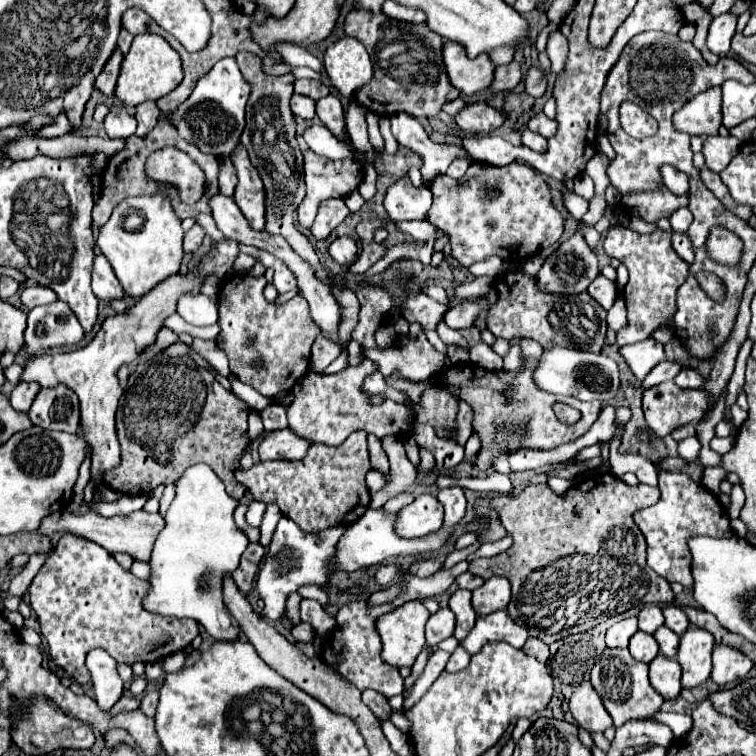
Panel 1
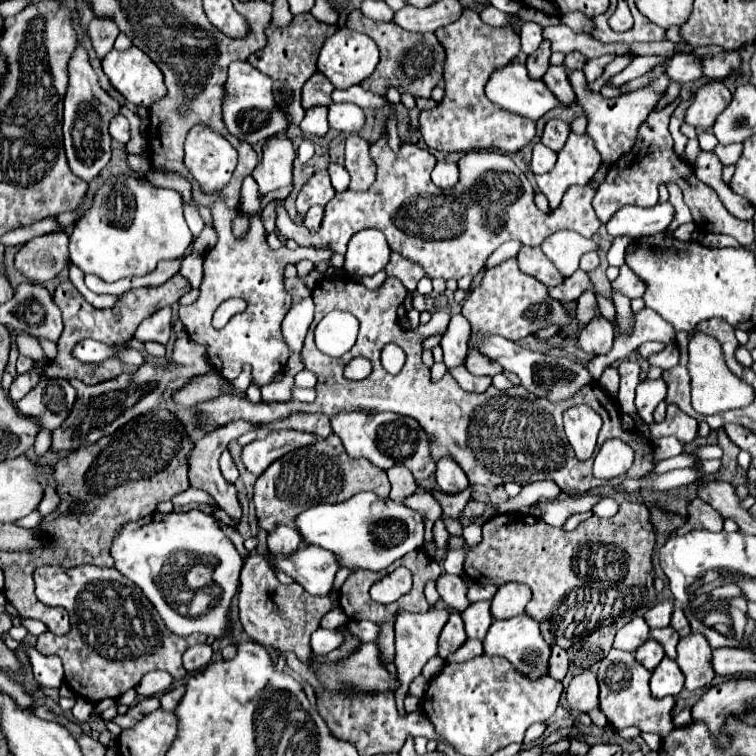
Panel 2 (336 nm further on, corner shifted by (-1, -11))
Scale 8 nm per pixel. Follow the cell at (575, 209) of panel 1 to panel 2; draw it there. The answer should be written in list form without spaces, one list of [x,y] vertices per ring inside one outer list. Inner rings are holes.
[[[658,203],[648,209],[626,205],[606,223],[606,229],[612,237],[628,235],[632,239],[638,239],[644,235],[656,235],[666,231],[672,223],[672,215],[674,207],[670,203]]]

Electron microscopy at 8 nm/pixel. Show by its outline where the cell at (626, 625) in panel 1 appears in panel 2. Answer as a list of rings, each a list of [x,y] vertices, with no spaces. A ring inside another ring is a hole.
[[[634,617],[630,623],[626,623],[622,629],[618,629],[614,647],[622,651],[636,651],[644,641],[650,639],[650,627],[642,617]]]

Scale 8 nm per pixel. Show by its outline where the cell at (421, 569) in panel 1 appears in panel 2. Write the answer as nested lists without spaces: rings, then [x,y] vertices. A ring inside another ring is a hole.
[[[442,575],[442,577],[438,579],[438,593],[440,593],[442,601],[444,601],[450,609],[454,609],[454,611],[458,611],[458,613],[462,613],[462,611],[470,605],[470,601],[468,601],[468,597],[466,597],[468,587],[466,587],[466,583],[462,581],[462,577],[458,577],[458,575]]]

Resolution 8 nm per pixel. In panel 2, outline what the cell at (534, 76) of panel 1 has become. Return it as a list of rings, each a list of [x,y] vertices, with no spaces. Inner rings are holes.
[[[562,65],[560,67],[550,67],[544,73],[542,81],[558,97],[558,101],[562,105],[570,105],[570,103],[576,101],[576,93],[574,93],[574,89],[572,89],[572,85],[568,81],[568,73],[566,73],[566,69]]]

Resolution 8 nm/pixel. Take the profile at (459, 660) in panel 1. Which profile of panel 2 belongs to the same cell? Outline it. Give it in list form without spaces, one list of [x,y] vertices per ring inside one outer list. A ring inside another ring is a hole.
[[[468,639],[460,651],[456,651],[448,661],[466,661],[466,659],[472,659],[476,655],[482,655],[484,649],[482,649],[482,641],[480,639]]]

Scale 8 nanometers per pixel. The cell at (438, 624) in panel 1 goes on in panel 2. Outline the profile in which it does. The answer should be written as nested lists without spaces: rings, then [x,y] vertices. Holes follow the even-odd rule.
[[[454,611],[454,613],[450,615],[446,627],[444,627],[442,633],[440,633],[440,641],[438,641],[440,651],[438,651],[438,655],[440,655],[442,659],[448,659],[448,655],[456,653],[456,651],[464,645],[466,639],[468,639],[468,635],[466,635],[466,631],[464,631],[464,621],[462,621],[460,613]]]

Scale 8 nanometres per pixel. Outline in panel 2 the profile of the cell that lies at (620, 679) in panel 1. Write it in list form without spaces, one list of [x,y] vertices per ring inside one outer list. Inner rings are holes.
[[[610,649],[610,653],[600,661],[598,669],[598,685],[600,685],[600,709],[608,717],[608,723],[616,729],[638,727],[640,731],[658,733],[664,737],[674,729],[672,725],[672,697],[654,699],[650,695],[650,671],[644,669],[642,663],[636,661],[634,653]]]

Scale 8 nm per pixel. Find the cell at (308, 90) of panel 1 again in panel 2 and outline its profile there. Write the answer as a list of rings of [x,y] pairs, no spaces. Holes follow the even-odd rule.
[[[314,73],[302,87],[302,107],[310,109],[314,105],[330,105],[332,103],[332,83],[322,75],[322,73]]]

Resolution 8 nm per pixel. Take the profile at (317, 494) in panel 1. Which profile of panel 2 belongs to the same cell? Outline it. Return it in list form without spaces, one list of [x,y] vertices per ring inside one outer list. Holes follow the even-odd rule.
[[[338,435],[318,439],[316,443],[290,451],[274,461],[254,483],[256,517],[262,529],[272,531],[278,523],[292,527],[292,519],[316,503],[342,503],[360,491],[374,491],[388,497],[390,483],[386,471],[372,465],[368,459],[352,459],[346,455]]]

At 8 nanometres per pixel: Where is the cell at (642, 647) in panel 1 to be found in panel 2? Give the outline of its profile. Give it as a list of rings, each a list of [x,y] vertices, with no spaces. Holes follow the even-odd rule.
[[[648,639],[638,651],[636,651],[636,659],[640,659],[640,663],[652,671],[662,659],[664,659],[664,649],[656,639]]]

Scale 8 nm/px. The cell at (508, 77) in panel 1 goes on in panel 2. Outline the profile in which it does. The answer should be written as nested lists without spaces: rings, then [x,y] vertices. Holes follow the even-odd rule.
[[[542,41],[542,45],[536,49],[536,53],[528,57],[526,67],[528,67],[528,75],[532,79],[540,79],[546,73],[546,69],[550,67],[550,53],[552,53],[550,45],[546,41]]]

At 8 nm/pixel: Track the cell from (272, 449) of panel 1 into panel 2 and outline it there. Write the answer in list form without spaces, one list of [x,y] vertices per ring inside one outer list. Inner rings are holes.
[[[292,429],[270,431],[266,437],[256,439],[242,449],[242,463],[252,475],[258,477],[272,461],[280,459],[282,455],[294,449],[312,445],[314,441],[316,441],[316,435],[312,433],[300,433]]]

